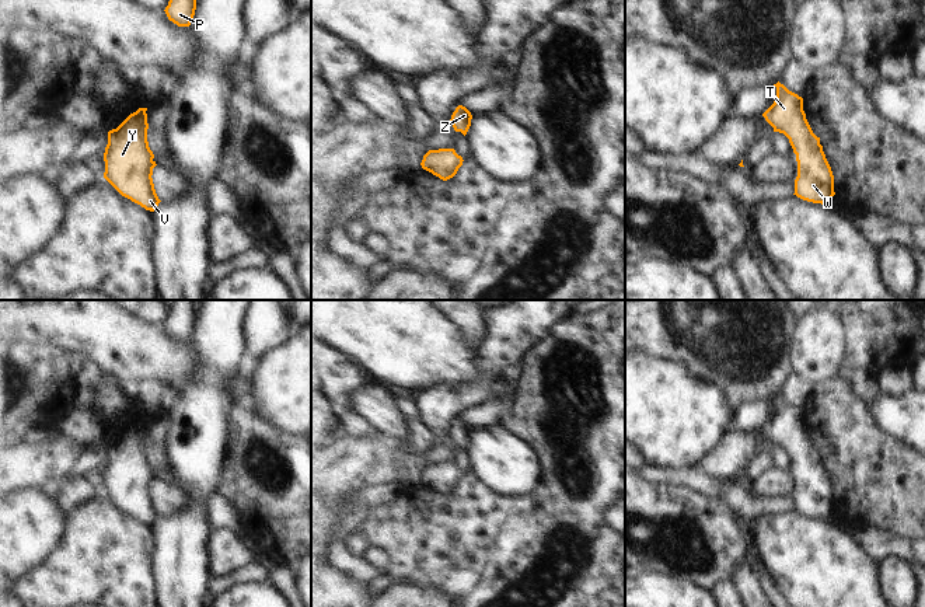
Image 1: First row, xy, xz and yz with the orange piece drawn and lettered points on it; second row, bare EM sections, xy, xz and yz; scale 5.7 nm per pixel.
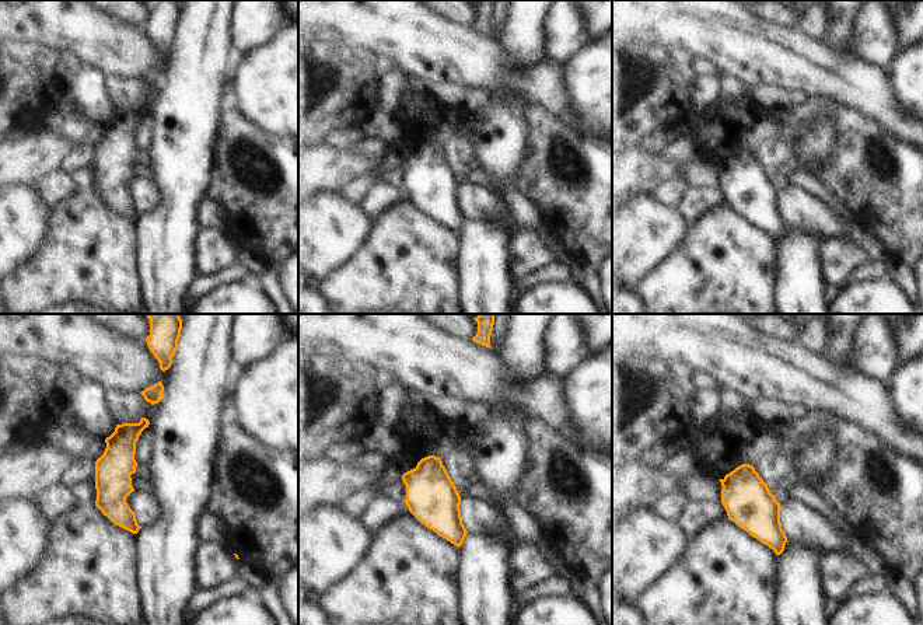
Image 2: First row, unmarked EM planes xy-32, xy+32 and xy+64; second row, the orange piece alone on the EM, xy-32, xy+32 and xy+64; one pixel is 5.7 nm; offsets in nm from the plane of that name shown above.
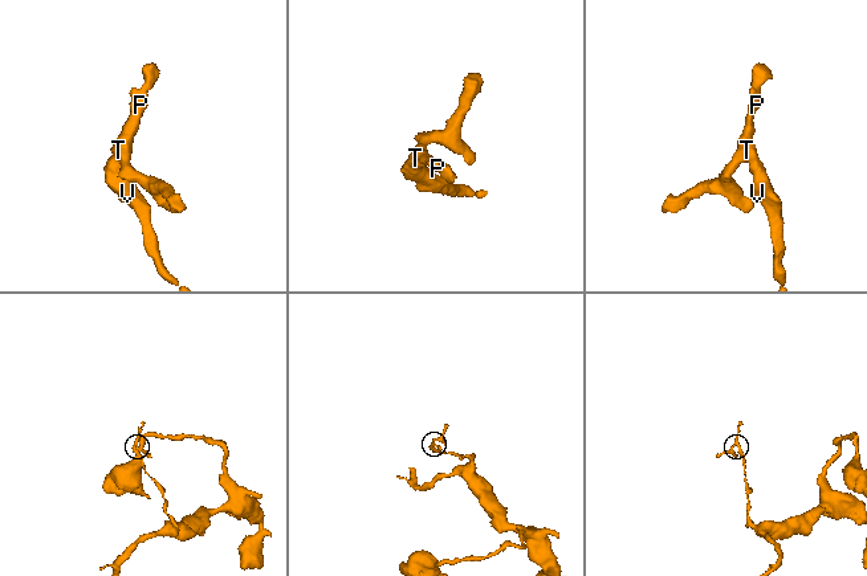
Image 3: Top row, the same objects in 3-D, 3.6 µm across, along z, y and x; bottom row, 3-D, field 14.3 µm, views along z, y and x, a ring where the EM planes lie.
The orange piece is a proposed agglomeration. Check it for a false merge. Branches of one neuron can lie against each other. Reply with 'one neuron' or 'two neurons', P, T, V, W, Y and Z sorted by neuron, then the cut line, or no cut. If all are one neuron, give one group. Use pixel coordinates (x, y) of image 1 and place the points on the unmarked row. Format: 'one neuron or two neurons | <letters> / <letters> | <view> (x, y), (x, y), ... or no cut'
one neuron | P T V W Y Z | no cut

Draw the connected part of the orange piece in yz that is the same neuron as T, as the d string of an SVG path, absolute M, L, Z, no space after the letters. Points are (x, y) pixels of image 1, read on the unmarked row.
M779 395L774 418L762 428L774 446L783 447L796 468L797 491L795 507L797 512L821 519L831 519L834 489L817 451L803 425L803 412L789 405Z

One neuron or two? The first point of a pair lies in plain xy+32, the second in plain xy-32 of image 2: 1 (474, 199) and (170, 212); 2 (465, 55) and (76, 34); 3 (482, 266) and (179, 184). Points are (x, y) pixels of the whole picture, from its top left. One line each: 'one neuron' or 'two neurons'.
1: two neurons
2: one neuron
3: one neuron

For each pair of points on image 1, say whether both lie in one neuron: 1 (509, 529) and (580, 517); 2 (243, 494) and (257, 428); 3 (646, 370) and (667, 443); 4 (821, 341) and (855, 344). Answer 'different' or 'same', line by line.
1: same
2: same
3: same
4: different

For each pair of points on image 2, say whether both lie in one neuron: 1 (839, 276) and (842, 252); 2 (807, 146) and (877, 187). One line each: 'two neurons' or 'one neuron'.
1: one neuron
2: two neurons

